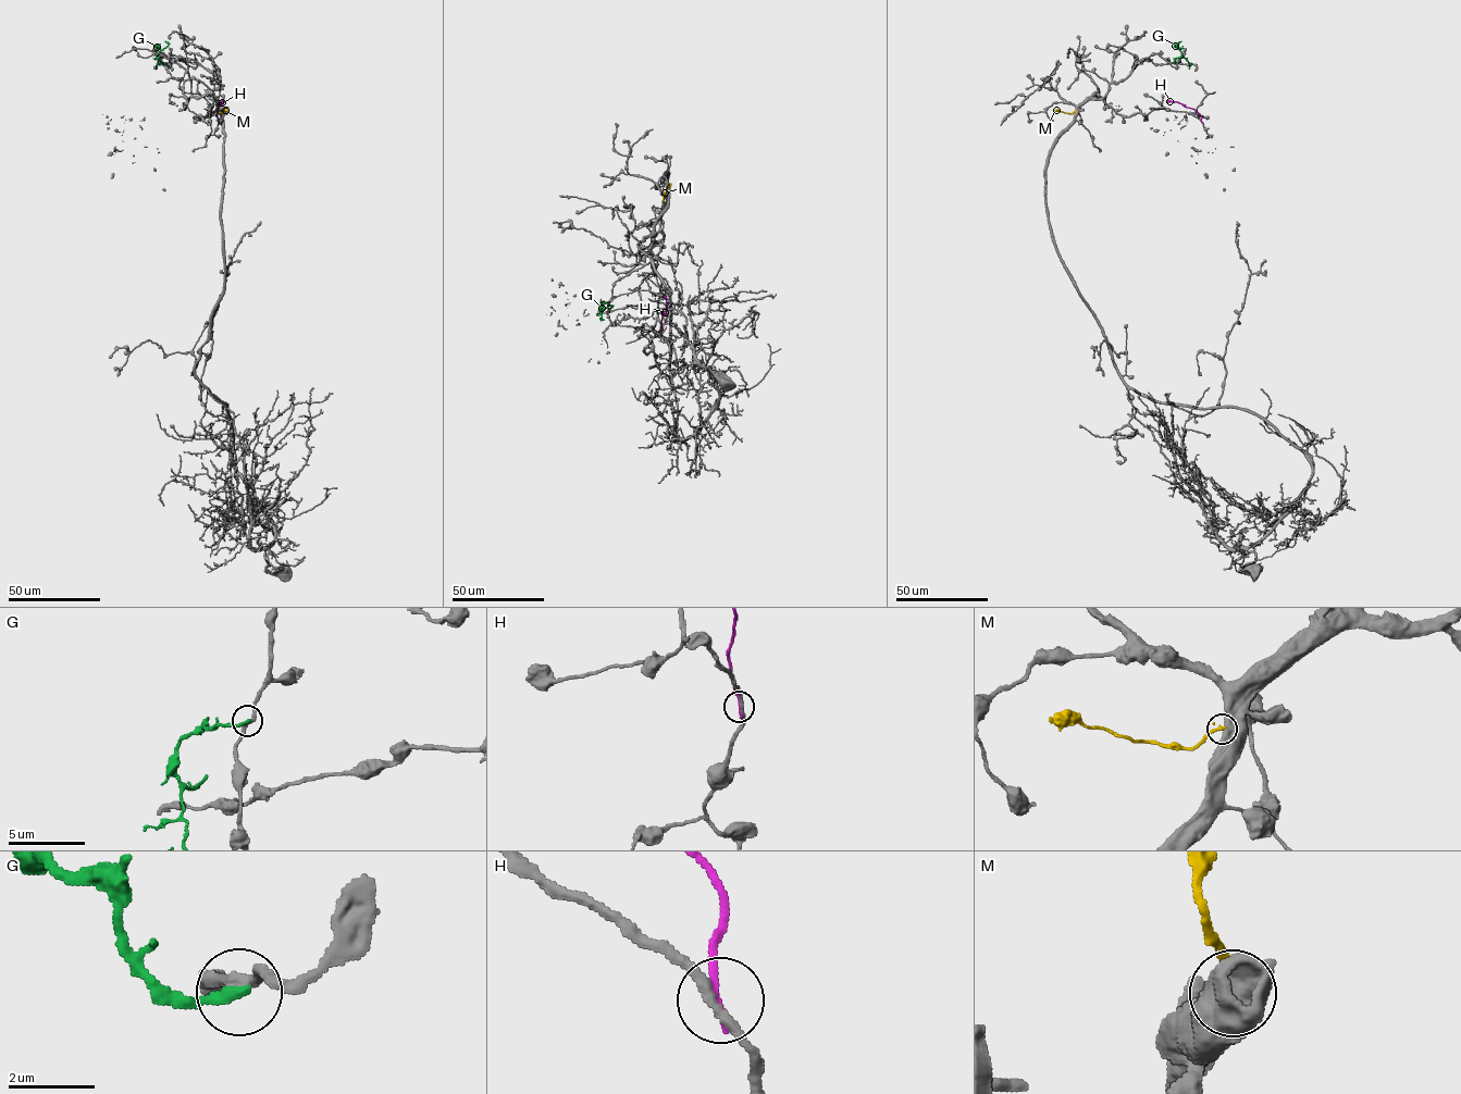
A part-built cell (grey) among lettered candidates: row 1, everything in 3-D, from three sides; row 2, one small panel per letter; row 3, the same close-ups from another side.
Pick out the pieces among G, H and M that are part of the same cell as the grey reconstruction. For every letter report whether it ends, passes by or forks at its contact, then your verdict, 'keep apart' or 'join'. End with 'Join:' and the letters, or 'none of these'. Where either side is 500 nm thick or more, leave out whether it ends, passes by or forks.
G: it ends | keep apart
H: it ends | keep apart
M: keep apart
Join: none of these

